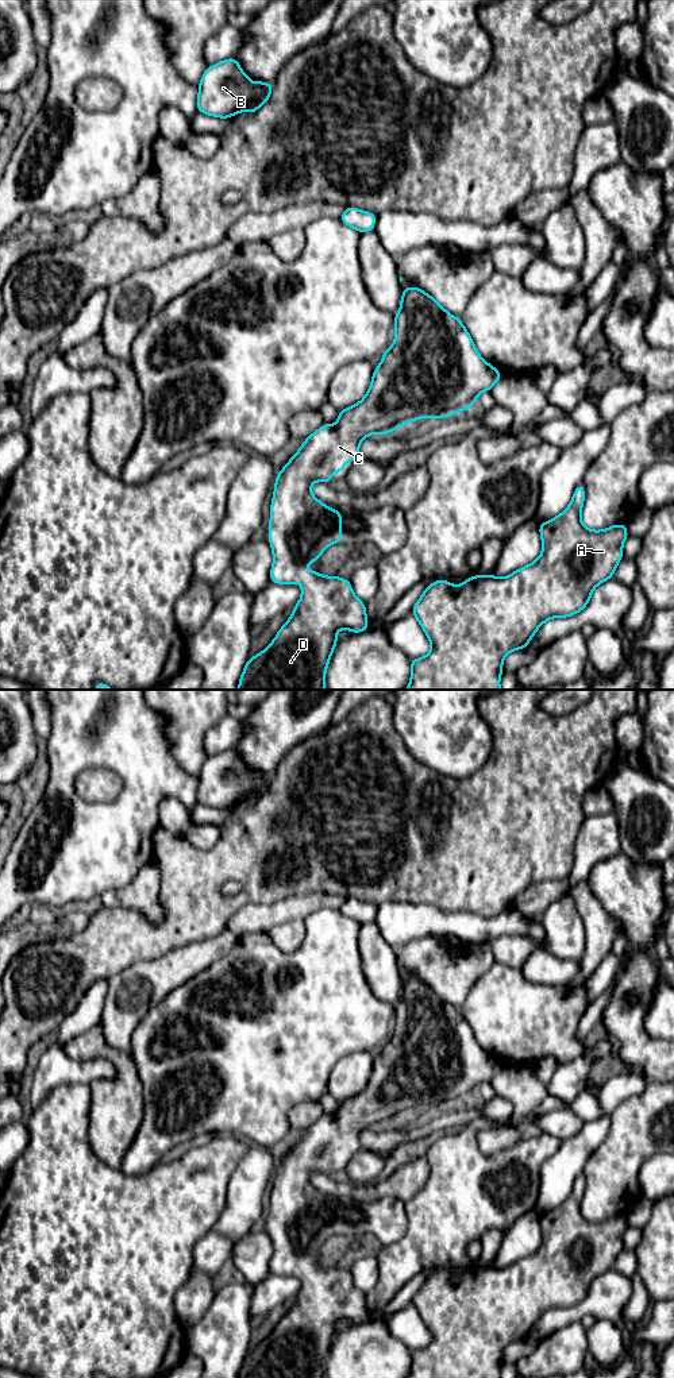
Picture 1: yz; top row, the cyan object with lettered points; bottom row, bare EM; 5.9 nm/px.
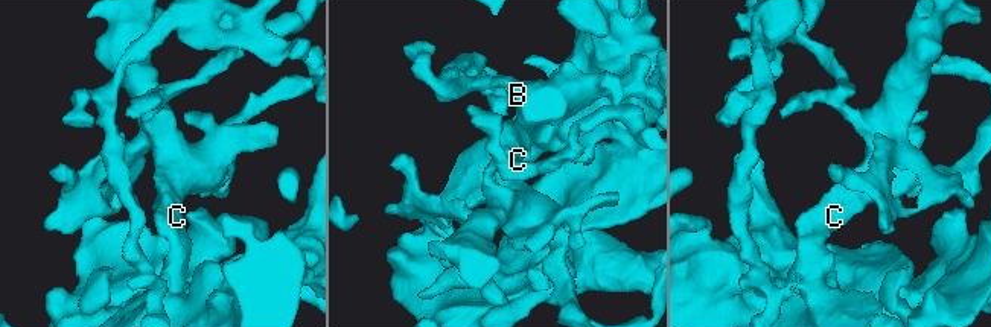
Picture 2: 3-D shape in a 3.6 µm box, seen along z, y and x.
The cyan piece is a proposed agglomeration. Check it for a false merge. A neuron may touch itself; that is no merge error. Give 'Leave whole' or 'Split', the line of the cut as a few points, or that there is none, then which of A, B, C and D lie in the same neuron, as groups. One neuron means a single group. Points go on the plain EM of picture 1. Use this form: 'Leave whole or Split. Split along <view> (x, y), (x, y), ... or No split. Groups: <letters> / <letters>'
Leave whole. No split. Groups: A B C D

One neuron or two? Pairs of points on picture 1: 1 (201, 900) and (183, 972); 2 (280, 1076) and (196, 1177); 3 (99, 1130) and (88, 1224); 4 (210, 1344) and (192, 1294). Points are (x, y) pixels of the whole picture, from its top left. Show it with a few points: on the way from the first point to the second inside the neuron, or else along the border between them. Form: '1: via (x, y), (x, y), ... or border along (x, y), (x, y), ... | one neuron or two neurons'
1: border along (220, 933), (185, 944), (162, 956) | two neurons
2: border along (216, 1134), (234, 1134), (246, 1141) | two neurons
3: border along (88, 1124), (91, 1149), (106, 1164), (119, 1169) | two neurons
4: border along (215, 1292), (205, 1313), (188, 1328) | two neurons

